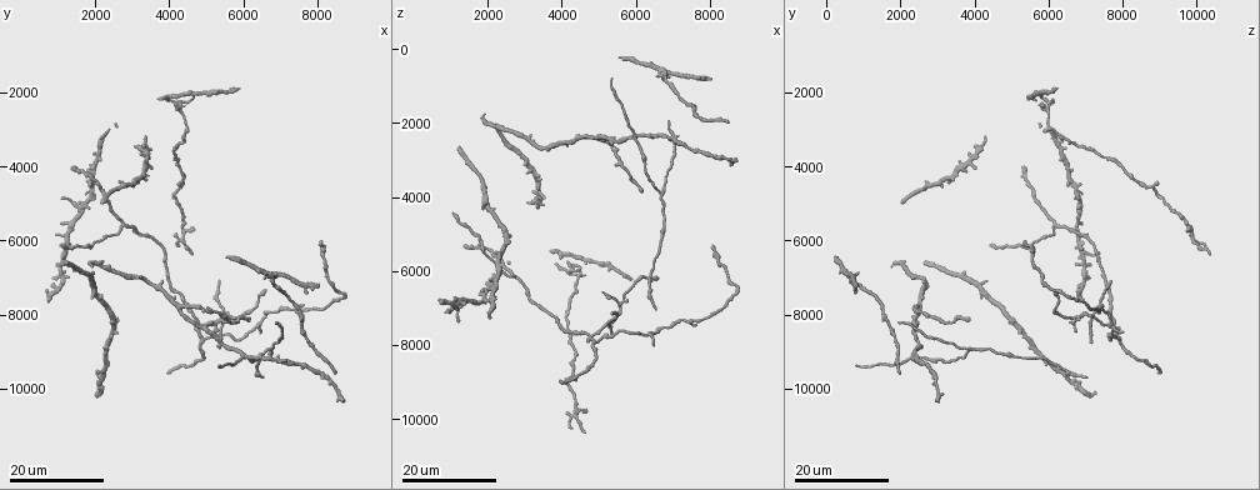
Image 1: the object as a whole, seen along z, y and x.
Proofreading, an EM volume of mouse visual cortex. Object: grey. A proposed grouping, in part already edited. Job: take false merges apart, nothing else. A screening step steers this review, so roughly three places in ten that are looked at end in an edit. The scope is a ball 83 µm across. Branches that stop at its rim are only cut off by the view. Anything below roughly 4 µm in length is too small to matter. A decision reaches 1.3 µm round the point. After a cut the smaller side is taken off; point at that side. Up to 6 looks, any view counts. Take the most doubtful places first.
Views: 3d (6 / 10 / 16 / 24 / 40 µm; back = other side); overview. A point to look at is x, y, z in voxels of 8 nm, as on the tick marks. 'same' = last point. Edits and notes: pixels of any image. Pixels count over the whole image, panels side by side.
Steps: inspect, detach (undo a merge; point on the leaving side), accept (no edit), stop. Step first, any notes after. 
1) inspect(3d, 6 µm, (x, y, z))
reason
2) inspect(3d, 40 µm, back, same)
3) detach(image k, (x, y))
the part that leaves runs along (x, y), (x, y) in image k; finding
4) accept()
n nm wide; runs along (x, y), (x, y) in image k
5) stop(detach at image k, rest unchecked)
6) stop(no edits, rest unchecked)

inspect(3d, 16 µm, (6700, 9000, 3900))
branch point

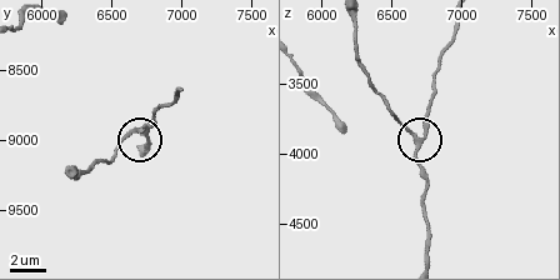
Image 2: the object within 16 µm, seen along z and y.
inspect(3d, 6 µm, (6680, 8920, 3940))

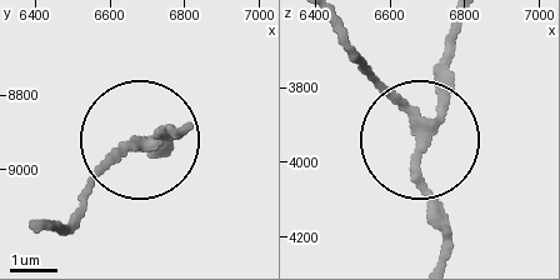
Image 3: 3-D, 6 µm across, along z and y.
accept()
3 arms; runs along (326, 21), (410, 118), (414, 176), (450, 256) in image 3; continuous, no second cell

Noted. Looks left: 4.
inspect(3d, 16 µm, (7600, 8200, 1700))

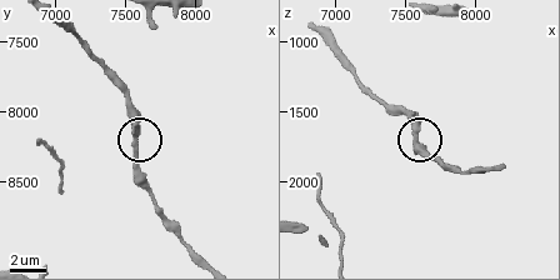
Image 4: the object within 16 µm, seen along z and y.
inspect(3d, 10 µm, (7560, 8240, 1660))
closer look

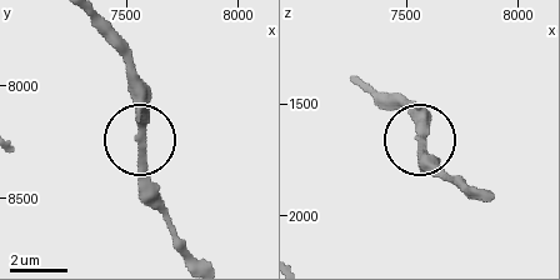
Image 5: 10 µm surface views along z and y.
accept()
250 nm wide; continuous, no second cell

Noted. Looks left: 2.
inspect(3d, 16 µm, (6000, 9200, 2400))
four-way junction

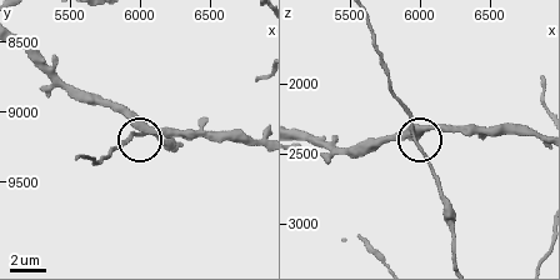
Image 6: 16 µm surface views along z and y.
inspect(3d, 10 µm, (5960, 9120, 2340))

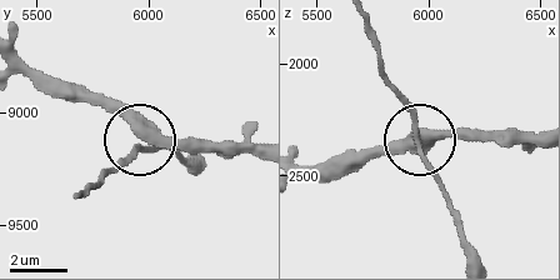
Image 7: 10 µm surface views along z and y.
accept()
side arm 29 µm; runs along (305, 169), (363, 161), (456, 133), (518, 133) in image 7; all the same cell

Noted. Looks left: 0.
stop(no edits, rest unchecked)

